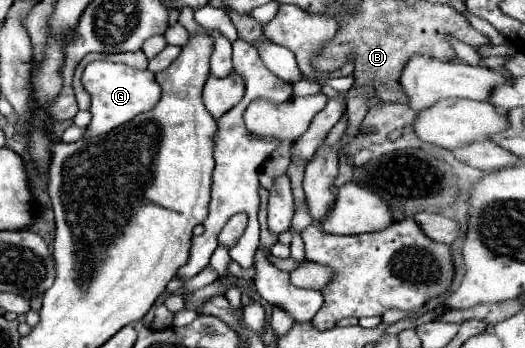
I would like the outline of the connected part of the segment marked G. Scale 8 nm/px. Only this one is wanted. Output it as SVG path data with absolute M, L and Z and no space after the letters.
M95 60L87 64L83 72L83 86L91 94L91 114L93 114L93 120L87 126L83 138L93 138L111 132L113 128L133 120L137 114L151 110L161 96L161 86L157 84L153 72L135 70L127 64L107 60Z

